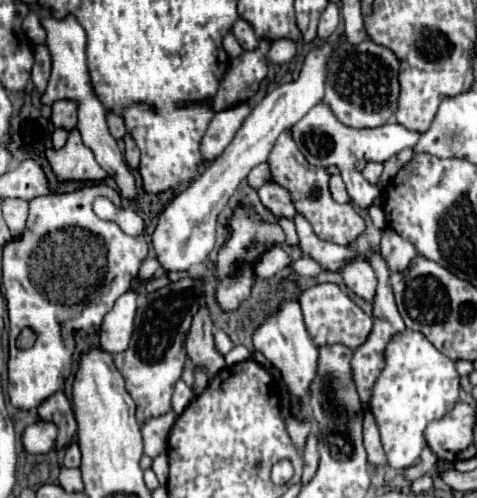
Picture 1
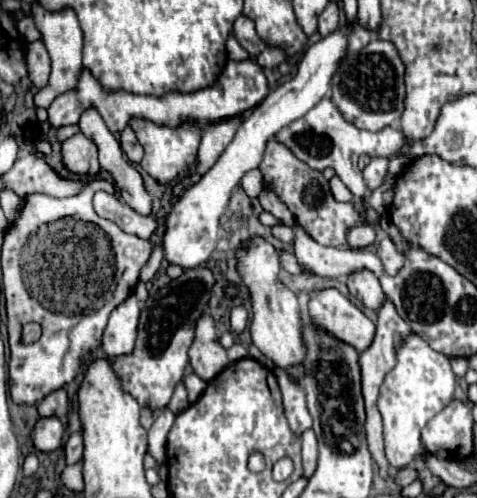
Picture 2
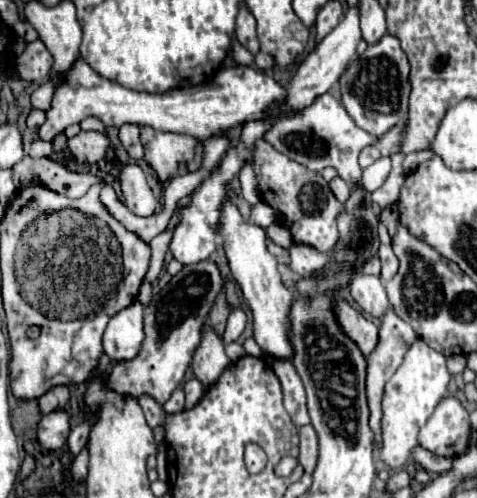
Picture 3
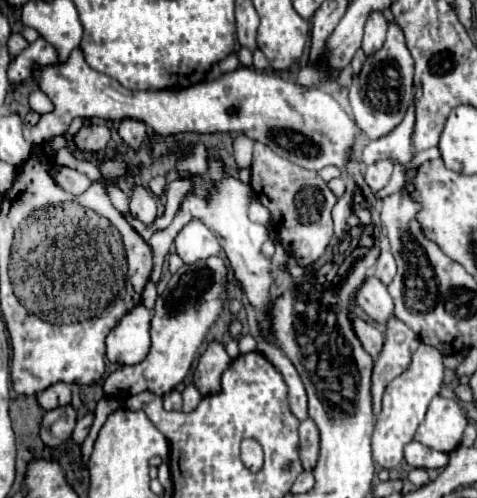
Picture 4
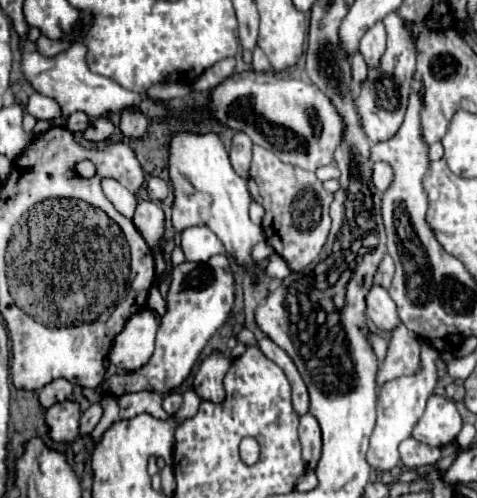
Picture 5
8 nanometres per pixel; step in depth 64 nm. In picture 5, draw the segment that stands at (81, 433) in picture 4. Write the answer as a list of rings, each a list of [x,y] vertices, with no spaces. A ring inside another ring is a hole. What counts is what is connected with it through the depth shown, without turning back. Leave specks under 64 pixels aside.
[[[92,404],[80,418],[80,436],[90,434],[94,430],[94,426],[98,424],[100,416],[102,416],[102,406],[100,404]]]

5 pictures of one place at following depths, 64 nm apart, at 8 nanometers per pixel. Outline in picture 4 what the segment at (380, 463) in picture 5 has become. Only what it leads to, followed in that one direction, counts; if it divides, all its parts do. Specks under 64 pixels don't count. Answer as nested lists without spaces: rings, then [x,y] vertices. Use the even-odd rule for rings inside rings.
[[[420,344],[418,350],[412,354],[412,362],[408,364],[408,368],[386,386],[382,398],[382,412],[376,418],[374,434],[374,458],[382,468],[392,470],[404,460],[404,446],[414,440],[414,434],[418,426],[424,422],[430,402],[434,400],[434,396],[440,394],[442,386],[444,386],[442,352],[432,346]]]

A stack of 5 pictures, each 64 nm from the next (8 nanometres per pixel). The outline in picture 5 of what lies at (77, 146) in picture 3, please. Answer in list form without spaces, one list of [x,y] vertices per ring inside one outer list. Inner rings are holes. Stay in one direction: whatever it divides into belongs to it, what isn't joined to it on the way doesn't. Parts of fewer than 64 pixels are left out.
[[[98,118],[94,124],[90,124],[86,130],[84,130],[84,138],[88,142],[104,142],[110,138],[110,134],[114,132],[114,124],[108,120],[108,118]]]

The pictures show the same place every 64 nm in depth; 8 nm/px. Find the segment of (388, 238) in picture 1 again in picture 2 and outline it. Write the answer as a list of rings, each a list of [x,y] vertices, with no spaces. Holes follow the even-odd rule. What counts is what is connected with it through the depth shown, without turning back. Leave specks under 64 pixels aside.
[[[386,236],[378,244],[378,256],[384,264],[384,272],[390,274],[390,276],[394,276],[404,266],[404,260],[406,260],[406,254],[394,244],[394,240],[390,236]]]

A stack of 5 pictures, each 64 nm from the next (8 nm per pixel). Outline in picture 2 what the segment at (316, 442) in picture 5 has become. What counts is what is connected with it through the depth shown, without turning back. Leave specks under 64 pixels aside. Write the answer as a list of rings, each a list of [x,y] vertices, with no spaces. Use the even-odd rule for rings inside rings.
[[[312,430],[304,432],[302,440],[302,464],[304,464],[304,478],[310,478],[316,470],[316,462],[318,462],[318,444],[316,444],[316,436]]]

